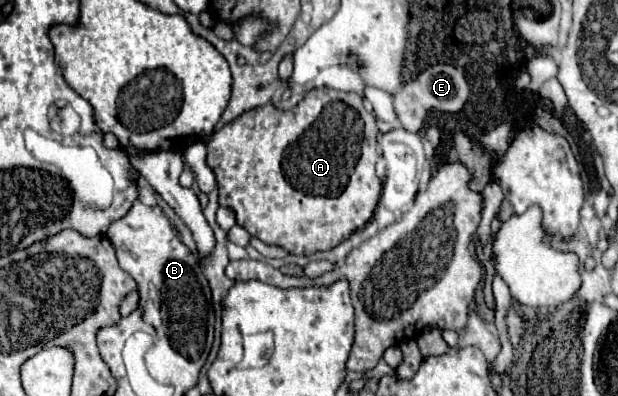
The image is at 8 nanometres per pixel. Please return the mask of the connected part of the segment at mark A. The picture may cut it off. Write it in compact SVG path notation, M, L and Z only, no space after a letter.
M316 87L306 93L306 97L290 111L280 113L274 109L274 105L264 105L256 107L256 111L248 111L236 119L236 123L228 123L224 129L212 135L208 141L208 165L216 175L218 187L220 187L220 205L222 207L232 207L236 211L236 221L242 225L252 237L258 237L260 241L268 245L280 245L292 255L312 255L316 251L330 251L332 247L340 245L344 239L348 239L356 229L364 227L378 205L380 193L382 193L382 181L376 175L376 163L378 163L378 151L376 151L376 137L378 137L378 127L376 119L364 109L362 97L358 93L344 93L328 87Z

